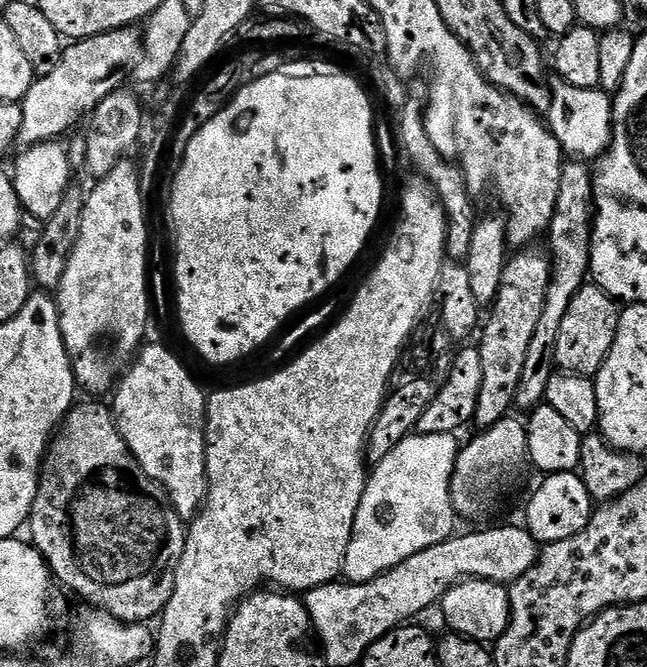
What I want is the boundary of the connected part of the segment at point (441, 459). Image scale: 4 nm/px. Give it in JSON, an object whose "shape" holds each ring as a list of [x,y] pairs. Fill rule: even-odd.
{"shape":[[[413,434],[398,442],[398,446],[394,446],[394,450],[390,450],[390,454],[386,454],[386,458],[371,469],[368,485],[358,506],[358,518],[354,518],[354,534],[344,559],[343,575],[351,583],[365,584],[367,580],[377,580],[394,566],[406,562],[406,558],[414,558],[414,554],[441,544],[457,531],[458,517],[450,494],[456,456],[462,447],[461,441],[456,439],[453,434]]]}

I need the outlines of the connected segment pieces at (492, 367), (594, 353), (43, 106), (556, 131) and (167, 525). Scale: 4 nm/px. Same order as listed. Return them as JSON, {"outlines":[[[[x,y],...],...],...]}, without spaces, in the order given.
{"outlines":[[[[520,250],[511,257],[502,274],[502,286],[496,295],[495,304],[491,305],[489,314],[483,321],[484,333],[480,336],[478,347],[482,358],[482,391],[478,394],[478,408],[474,421],[477,429],[483,430],[494,426],[499,420],[513,411],[518,394],[518,381],[522,378],[522,369],[526,362],[526,349],[530,346],[530,338],[534,338],[534,330],[538,327],[538,317],[542,314],[542,306],[546,304],[546,290],[552,277],[552,265],[549,257],[543,251],[528,252],[532,250]]],[[[589,282],[582,290],[578,290],[578,294],[574,298],[574,302],[570,302],[570,310],[566,310],[566,318],[562,318],[562,326],[558,330],[557,369],[562,372],[570,372],[574,376],[595,377],[602,362],[606,362],[606,358],[610,354],[610,346],[614,346],[621,311],[621,305],[611,296],[607,296],[595,282]]],[[[136,26],[69,43],[60,56],[58,66],[54,66],[50,74],[33,79],[30,90],[24,95],[24,121],[19,143],[27,146],[59,141],[60,135],[70,131],[80,119],[83,121],[98,102],[102,102],[102,98],[121,87],[120,75],[135,69],[141,51],[142,32]]],[[[559,78],[553,81],[550,84],[550,99],[546,105],[548,129],[560,143],[565,157],[585,162],[599,160],[608,151],[608,144],[612,141],[613,97],[596,88],[570,86]]],[[[77,403],[65,416],[63,422],[58,425],[56,434],[52,437],[51,444],[48,445],[48,452],[44,456],[44,462],[40,469],[40,485],[38,486],[38,494],[34,498],[34,506],[32,507],[32,515],[30,517],[31,528],[31,543],[43,554],[53,577],[65,589],[68,587],[70,591],[77,592],[80,596],[85,596],[92,603],[92,606],[95,606],[108,616],[113,616],[120,623],[140,626],[145,622],[155,621],[160,613],[164,611],[166,602],[170,602],[170,594],[174,590],[176,567],[182,558],[182,550],[184,549],[186,522],[174,510],[174,506],[168,500],[168,493],[164,491],[164,487],[149,478],[146,470],[142,470],[142,466],[126,446],[126,442],[116,425],[113,409],[109,405],[107,408],[104,404]]]]}

